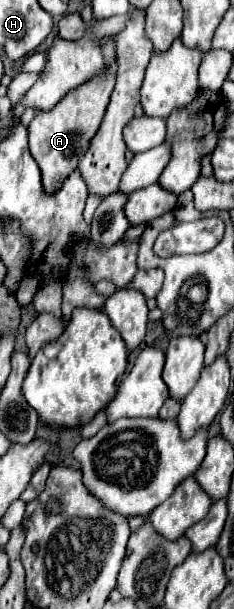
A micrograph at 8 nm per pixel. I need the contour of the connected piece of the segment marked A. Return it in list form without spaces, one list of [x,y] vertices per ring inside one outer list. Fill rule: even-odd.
[[[106,36],[106,40],[102,40],[102,56],[106,58],[106,68],[102,72],[96,72],[90,80],[70,90],[52,110],[36,110],[36,116],[28,126],[30,154],[42,170],[42,184],[46,192],[56,192],[62,186],[66,176],[78,166],[80,154],[86,154],[90,148],[90,140],[102,124],[116,78],[116,74],[110,74],[110,68],[114,68],[114,36]]]

